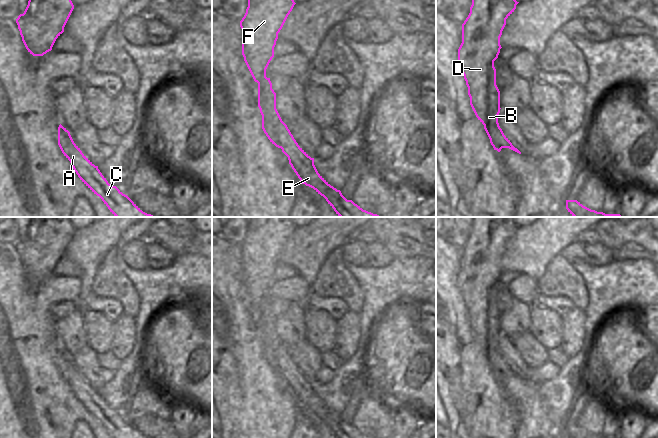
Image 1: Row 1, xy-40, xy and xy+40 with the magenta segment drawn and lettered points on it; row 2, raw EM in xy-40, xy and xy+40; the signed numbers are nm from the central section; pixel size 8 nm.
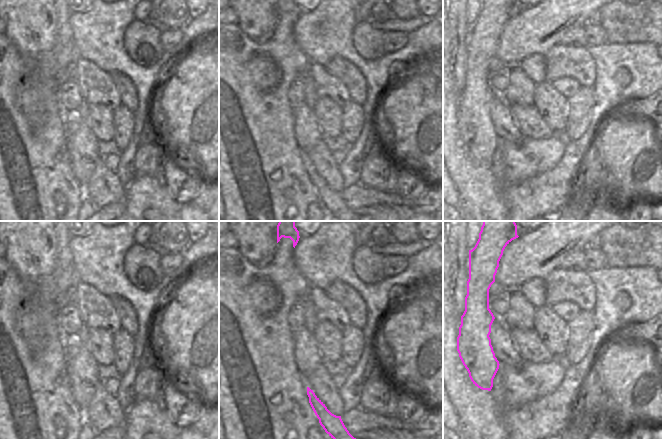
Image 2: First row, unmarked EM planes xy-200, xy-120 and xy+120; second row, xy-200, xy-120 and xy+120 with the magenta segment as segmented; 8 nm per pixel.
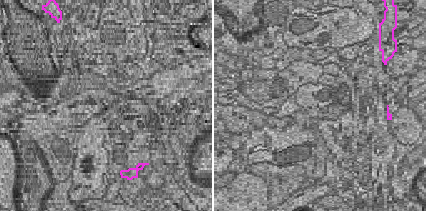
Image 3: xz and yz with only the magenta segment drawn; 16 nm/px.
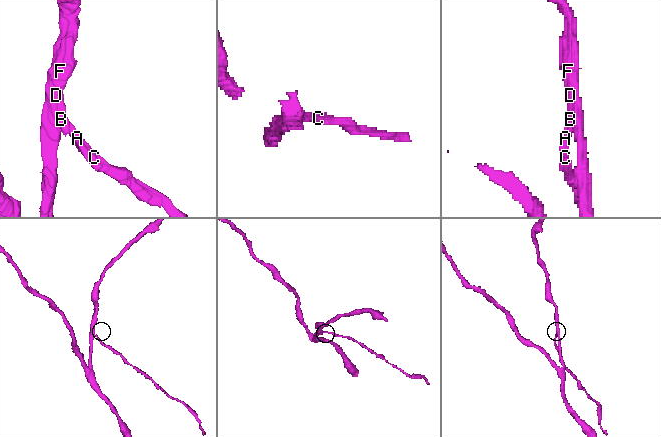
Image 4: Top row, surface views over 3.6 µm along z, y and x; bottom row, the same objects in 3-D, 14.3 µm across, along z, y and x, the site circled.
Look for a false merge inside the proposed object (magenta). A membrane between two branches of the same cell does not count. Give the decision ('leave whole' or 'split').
split

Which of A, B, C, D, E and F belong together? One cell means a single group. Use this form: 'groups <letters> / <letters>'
groups A C E / B D F

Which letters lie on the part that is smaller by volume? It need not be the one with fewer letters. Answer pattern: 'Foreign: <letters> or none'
Foreign: A, C, E

